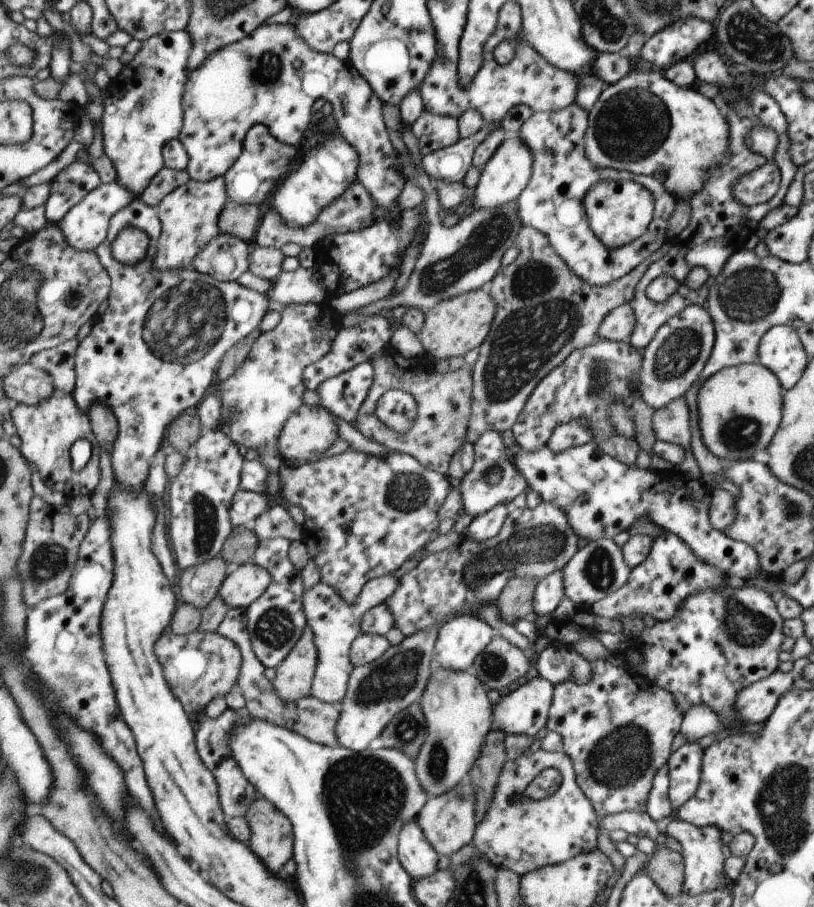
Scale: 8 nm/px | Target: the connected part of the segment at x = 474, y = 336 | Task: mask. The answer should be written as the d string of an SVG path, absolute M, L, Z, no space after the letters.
M480 288L437 302L434 308L424 312L423 326L416 334L426 359L431 362L451 356L463 357L467 351L481 345L489 336L496 308L494 299Z

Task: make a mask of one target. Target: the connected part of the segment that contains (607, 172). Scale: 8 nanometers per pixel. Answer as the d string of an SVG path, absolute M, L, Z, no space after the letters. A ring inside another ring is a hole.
M574 103L553 112L531 113L518 129L517 138L529 148L533 156L533 164L530 179L515 202L518 207L519 222L535 228L537 232L543 232L555 254L565 262L569 271L582 282L597 287L621 278L623 274L627 274L629 270L633 270L637 264L645 260L649 254L661 248L665 240L665 222L675 210L675 197L663 188L656 177L610 168L593 168L585 156L584 149L584 132L587 123L587 111ZM601 180L637 182L653 196L653 218L645 232L619 248L605 248L595 238L585 218L585 208L581 200L585 192L595 182Z

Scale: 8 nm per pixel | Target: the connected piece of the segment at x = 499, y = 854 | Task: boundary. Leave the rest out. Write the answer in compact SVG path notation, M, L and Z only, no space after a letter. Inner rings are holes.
M539 748L535 752L526 751L515 760L507 759L497 776L489 808L475 830L472 842L475 853L497 868L506 868L521 876L541 866L568 860L575 854L591 852L597 838L597 816L576 780L571 759L562 752ZM545 768L555 768L559 772L559 787L545 798L527 798L524 794L527 784Z

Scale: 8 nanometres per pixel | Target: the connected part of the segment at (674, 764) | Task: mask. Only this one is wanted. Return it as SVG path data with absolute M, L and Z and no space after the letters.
M693 742L677 748L668 759L668 799L673 809L677 810L695 796L699 778L702 777L701 756L704 756L704 750L697 742Z

